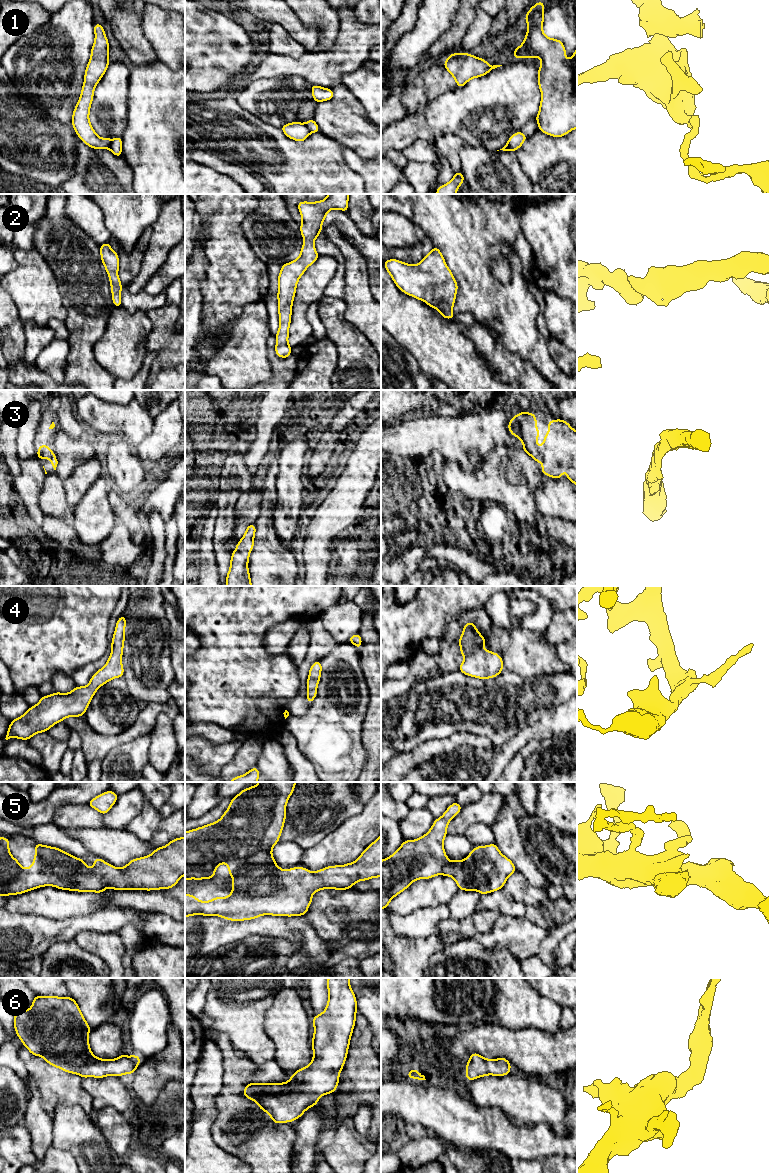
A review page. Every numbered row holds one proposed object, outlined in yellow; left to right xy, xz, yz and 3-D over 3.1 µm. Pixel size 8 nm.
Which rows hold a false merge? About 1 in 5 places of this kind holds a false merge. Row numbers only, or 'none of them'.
1

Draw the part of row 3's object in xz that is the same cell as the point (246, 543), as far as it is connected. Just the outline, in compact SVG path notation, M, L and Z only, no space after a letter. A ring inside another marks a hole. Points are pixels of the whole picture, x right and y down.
M248 525L243 537L236 544L236 549L232 552L230 559L230 568L226 576L226 586L252 586L248 562L250 552L254 547L255 533L256 525Z

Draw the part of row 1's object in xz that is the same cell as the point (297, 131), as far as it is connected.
M300 122L287 123L280 129L288 138L298 142L305 141L311 133L306 124Z

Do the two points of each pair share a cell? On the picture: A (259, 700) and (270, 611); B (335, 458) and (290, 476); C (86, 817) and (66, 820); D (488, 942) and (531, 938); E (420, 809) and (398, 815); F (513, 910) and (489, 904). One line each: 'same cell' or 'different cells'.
A: same cell
B: different cells
C: same cell
D: same cell
E: different cells
F: same cell

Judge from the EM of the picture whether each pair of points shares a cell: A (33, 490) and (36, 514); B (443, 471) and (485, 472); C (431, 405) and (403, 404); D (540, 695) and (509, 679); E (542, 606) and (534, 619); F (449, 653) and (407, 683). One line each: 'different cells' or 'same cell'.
A: same cell
B: different cells
C: same cell
D: same cell
E: same cell
F: same cell

